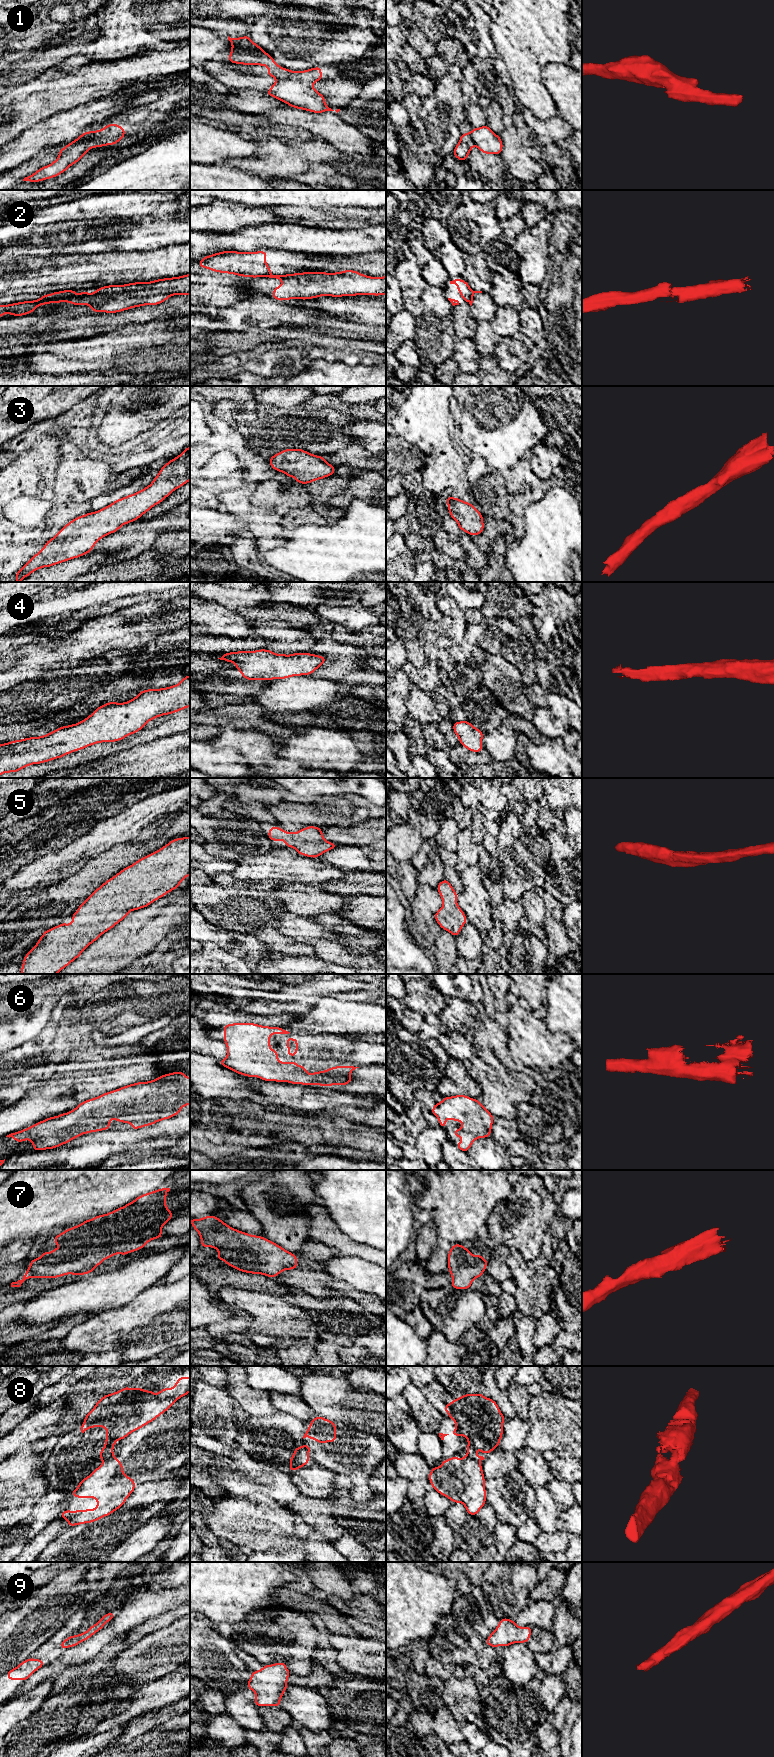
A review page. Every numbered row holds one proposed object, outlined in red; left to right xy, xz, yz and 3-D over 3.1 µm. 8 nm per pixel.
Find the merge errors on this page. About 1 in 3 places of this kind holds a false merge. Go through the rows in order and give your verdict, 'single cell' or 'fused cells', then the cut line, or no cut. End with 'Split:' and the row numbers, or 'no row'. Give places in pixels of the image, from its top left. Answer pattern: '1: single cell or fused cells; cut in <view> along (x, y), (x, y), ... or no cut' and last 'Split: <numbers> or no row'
1: fused cells; cut in xz along (277, 78), (291, 78), (311, 84)
2: fused cells; cut in xy along (75, 292), (65, 301)
3: single cell; no cut
4: single cell; no cut
5: single cell; no cut
6: single cell; no cut
7: single cell; no cut
8: fused cells; cut in yz along (467, 1454), (477, 1461)
9: single cell; no cut
Split: 1, 2, 8

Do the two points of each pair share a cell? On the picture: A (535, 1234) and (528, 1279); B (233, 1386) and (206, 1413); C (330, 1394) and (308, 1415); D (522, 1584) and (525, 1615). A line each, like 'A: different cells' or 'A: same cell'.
A: different cells
B: different cells
C: different cells
D: different cells

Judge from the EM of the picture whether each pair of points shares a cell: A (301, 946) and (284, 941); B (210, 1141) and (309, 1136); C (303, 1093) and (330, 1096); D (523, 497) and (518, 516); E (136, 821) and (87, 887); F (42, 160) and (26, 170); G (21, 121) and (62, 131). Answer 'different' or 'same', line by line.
A: same
B: same
C: same
D: same
E: different
F: same
G: different

